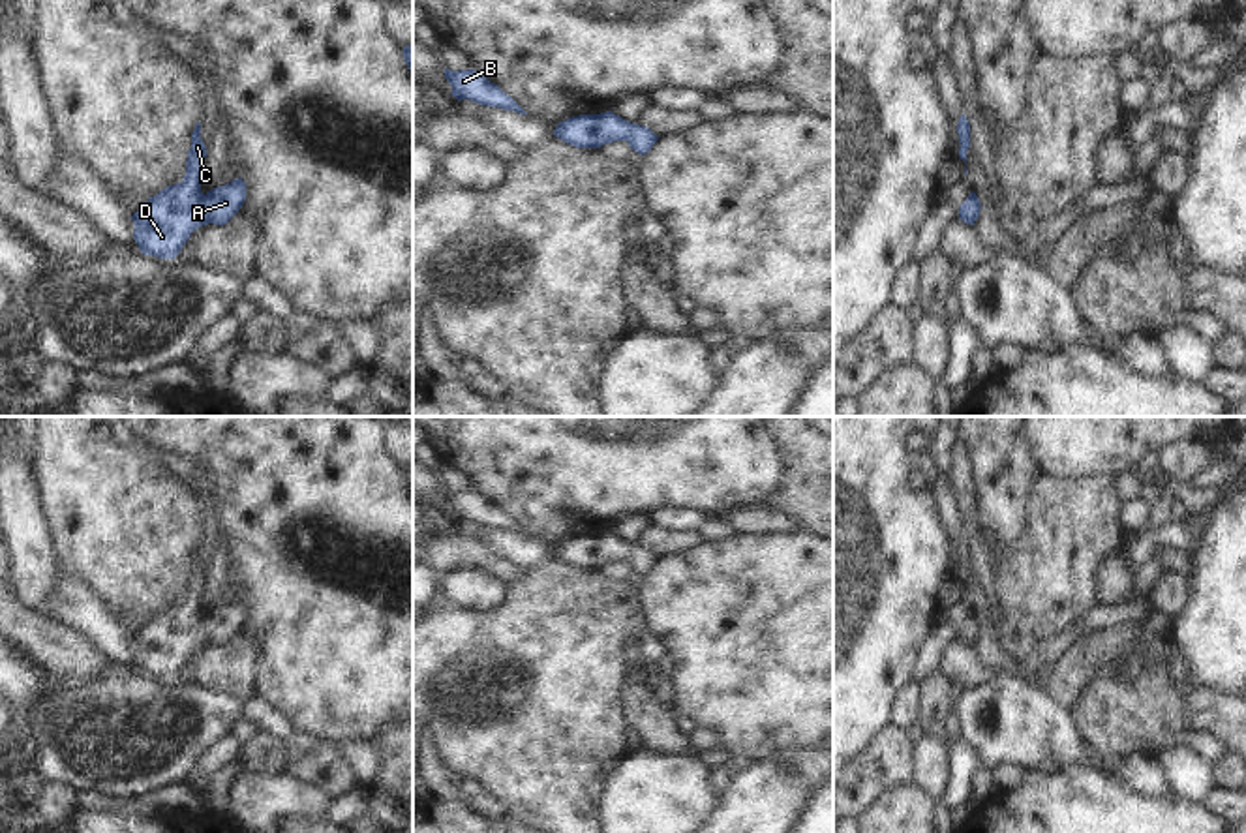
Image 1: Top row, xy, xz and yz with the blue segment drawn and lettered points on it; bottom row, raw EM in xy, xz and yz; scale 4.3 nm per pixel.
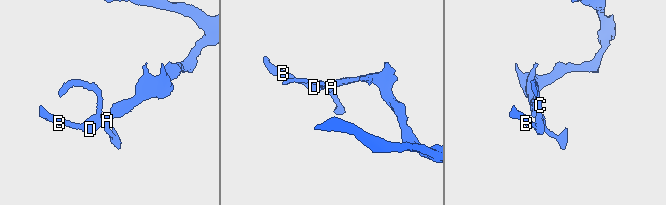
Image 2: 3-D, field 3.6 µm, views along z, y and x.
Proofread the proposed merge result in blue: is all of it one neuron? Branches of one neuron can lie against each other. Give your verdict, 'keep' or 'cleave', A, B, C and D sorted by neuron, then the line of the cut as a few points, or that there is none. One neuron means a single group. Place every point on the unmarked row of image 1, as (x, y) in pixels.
keep | A B C D | no cut

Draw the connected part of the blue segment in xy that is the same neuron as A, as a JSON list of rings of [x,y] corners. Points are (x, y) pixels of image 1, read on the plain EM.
[[[201,542],[191,553],[184,600],[167,606],[150,617],[131,640],[133,659],[144,675],[175,679],[191,653],[203,645],[225,645],[246,621],[246,602],[235,598],[231,604],[201,612],[206,567],[201,559]]]

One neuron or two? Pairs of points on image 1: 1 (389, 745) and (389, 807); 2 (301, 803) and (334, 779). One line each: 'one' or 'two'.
1: one
2: two

